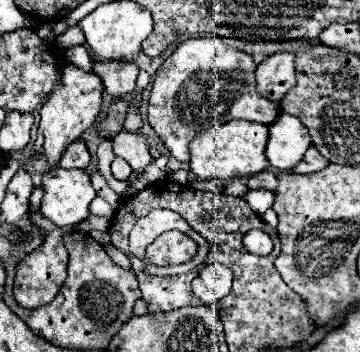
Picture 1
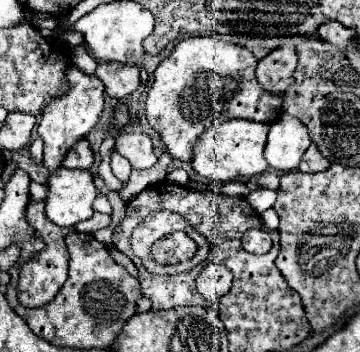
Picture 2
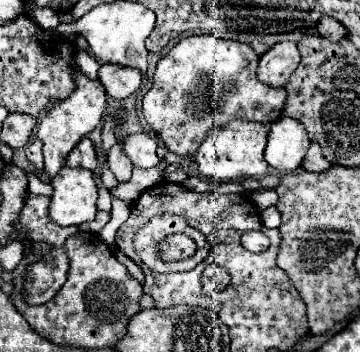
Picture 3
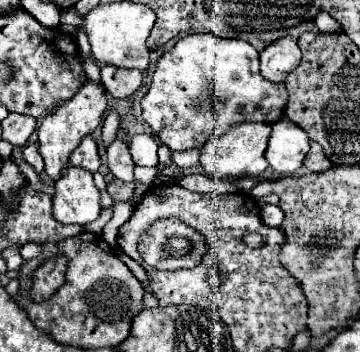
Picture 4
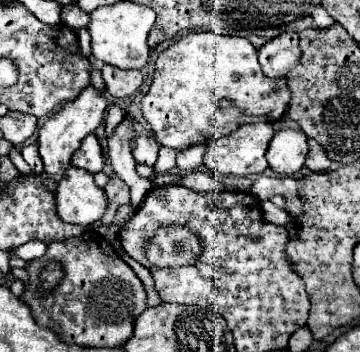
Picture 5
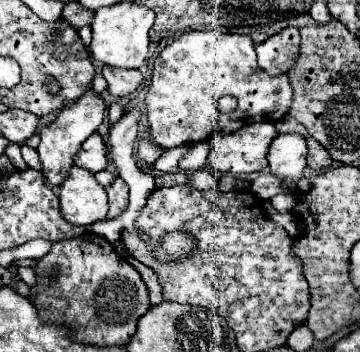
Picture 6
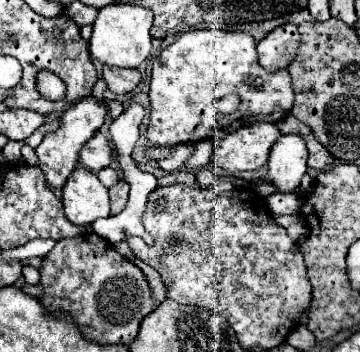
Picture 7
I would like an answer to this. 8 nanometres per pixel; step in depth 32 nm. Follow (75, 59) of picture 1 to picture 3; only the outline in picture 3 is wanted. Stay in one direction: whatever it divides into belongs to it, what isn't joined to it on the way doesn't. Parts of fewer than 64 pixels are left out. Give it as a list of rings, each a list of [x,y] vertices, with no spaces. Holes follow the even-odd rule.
[[[76,50],[76,64],[78,64],[80,70],[84,70],[84,74],[86,74],[90,80],[98,80],[100,64],[98,64],[90,54],[86,54],[84,50]]]

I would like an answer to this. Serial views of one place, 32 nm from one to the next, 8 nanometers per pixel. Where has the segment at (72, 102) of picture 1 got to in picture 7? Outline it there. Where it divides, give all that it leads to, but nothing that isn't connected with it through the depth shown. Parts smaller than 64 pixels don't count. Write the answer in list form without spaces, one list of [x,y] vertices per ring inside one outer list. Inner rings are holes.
[[[92,96],[76,102],[76,106],[70,106],[64,114],[62,114],[62,126],[52,132],[46,134],[42,144],[36,148],[38,154],[38,166],[46,176],[46,182],[52,188],[62,188],[64,182],[68,180],[68,176],[72,174],[72,170],[78,166],[78,156],[80,150],[84,148],[84,144],[98,132],[98,128],[104,124],[108,110],[104,106],[100,106]]]

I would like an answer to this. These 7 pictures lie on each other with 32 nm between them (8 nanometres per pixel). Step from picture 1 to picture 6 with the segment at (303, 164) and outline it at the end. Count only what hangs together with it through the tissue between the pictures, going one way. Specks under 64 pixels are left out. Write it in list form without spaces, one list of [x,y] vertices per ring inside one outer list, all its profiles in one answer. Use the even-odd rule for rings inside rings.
[[[306,136],[306,142],[308,142],[308,166],[312,170],[320,172],[320,170],[326,170],[326,168],[330,168],[334,164],[332,158],[328,156],[326,148],[320,146],[312,136]]]

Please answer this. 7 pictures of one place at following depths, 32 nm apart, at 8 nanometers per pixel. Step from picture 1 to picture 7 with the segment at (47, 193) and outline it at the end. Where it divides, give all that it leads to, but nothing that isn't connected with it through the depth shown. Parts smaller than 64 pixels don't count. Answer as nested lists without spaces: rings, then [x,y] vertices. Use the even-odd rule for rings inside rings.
[[[76,168],[62,188],[66,218],[78,226],[90,226],[100,216],[110,216],[108,188],[94,172]]]

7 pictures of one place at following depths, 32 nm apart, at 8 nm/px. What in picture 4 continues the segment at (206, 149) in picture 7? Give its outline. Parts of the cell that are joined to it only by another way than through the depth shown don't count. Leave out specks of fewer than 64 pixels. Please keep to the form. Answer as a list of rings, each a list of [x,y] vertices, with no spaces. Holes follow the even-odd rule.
[[[191,149],[185,152],[173,152],[172,160],[173,163],[180,168],[191,168],[192,166],[198,166],[200,157],[200,149]]]

